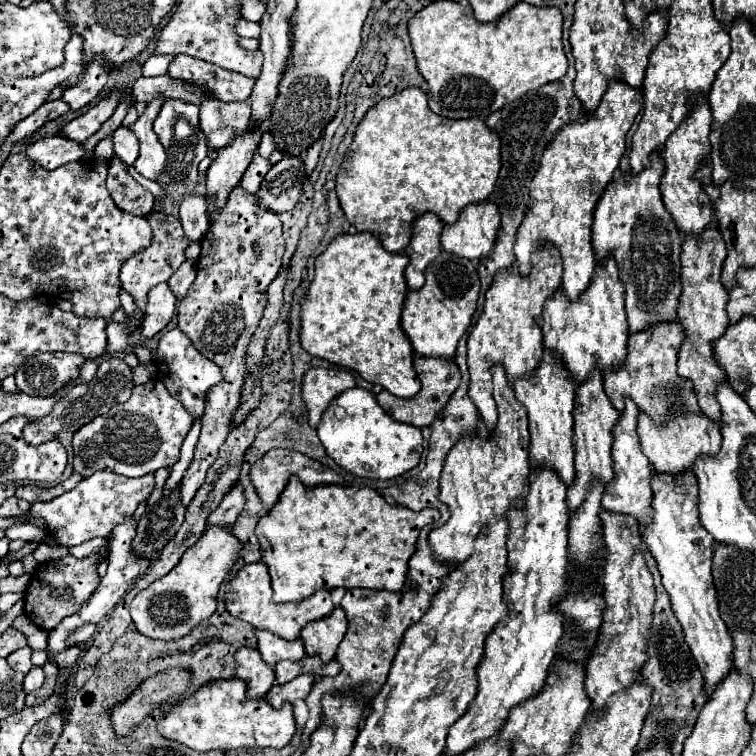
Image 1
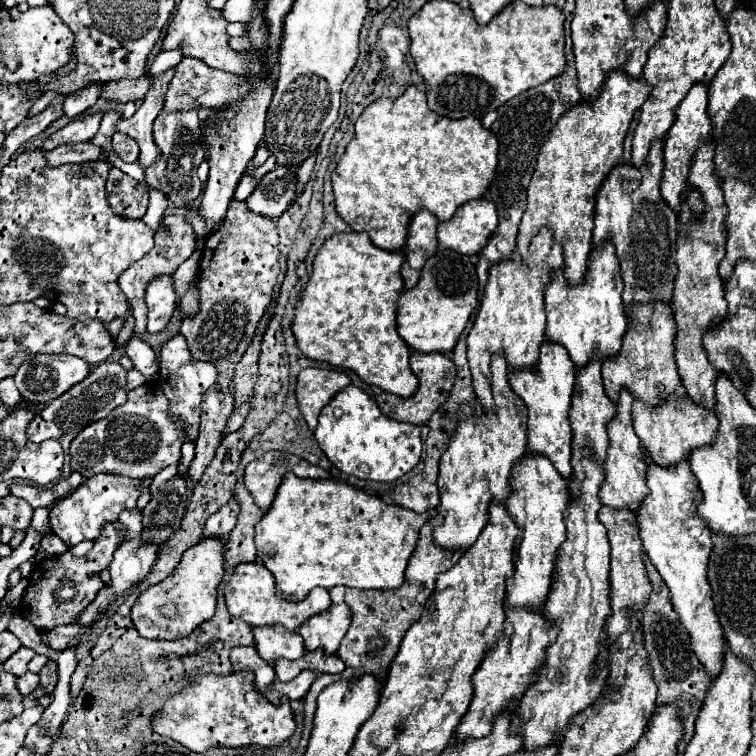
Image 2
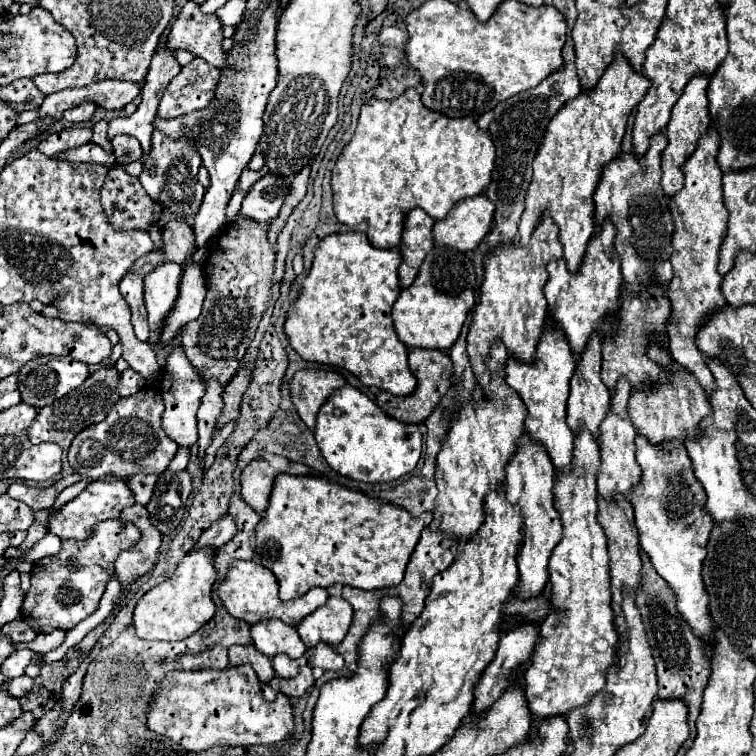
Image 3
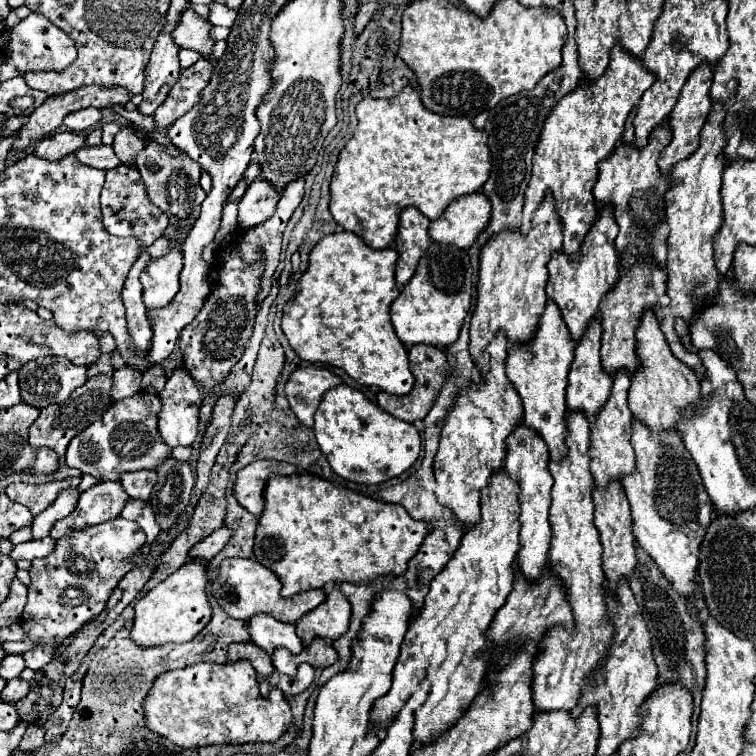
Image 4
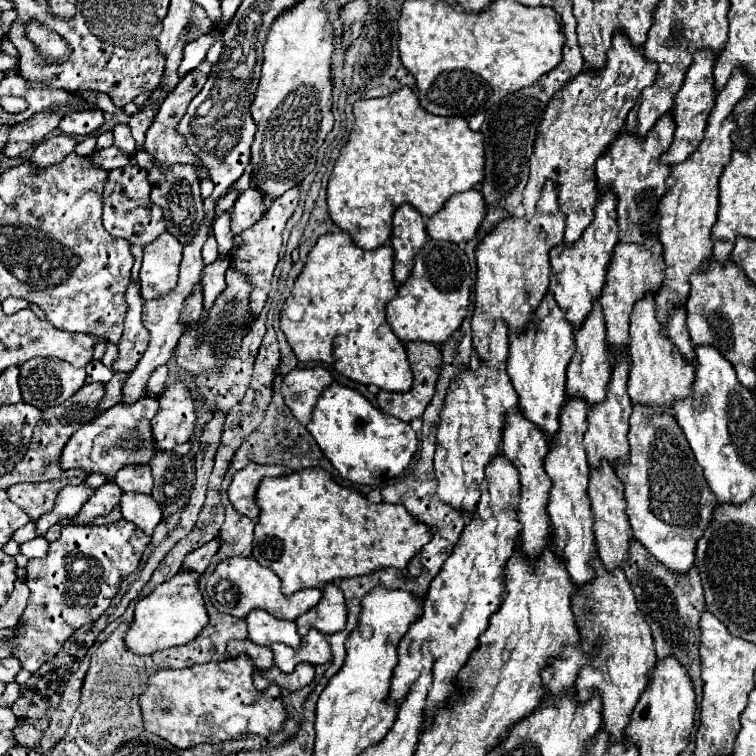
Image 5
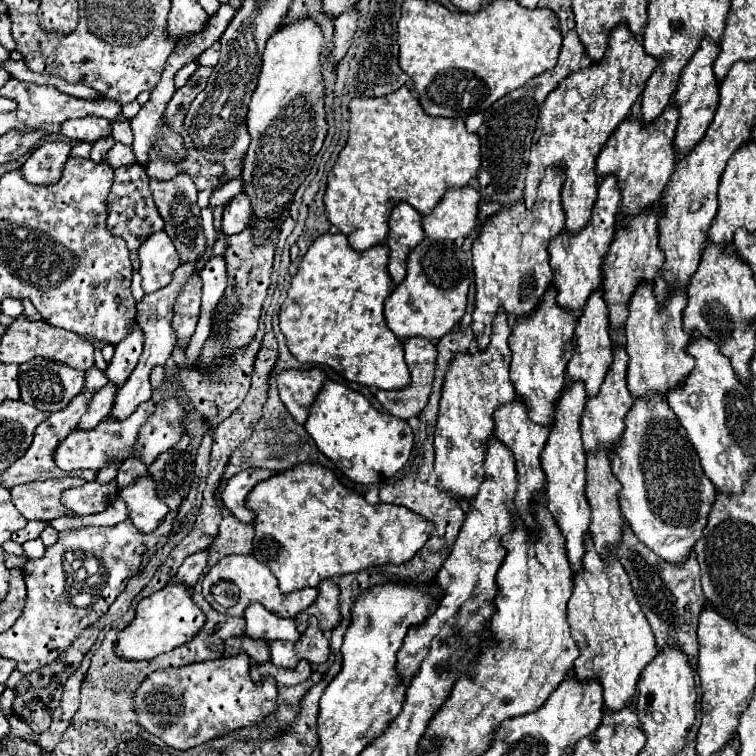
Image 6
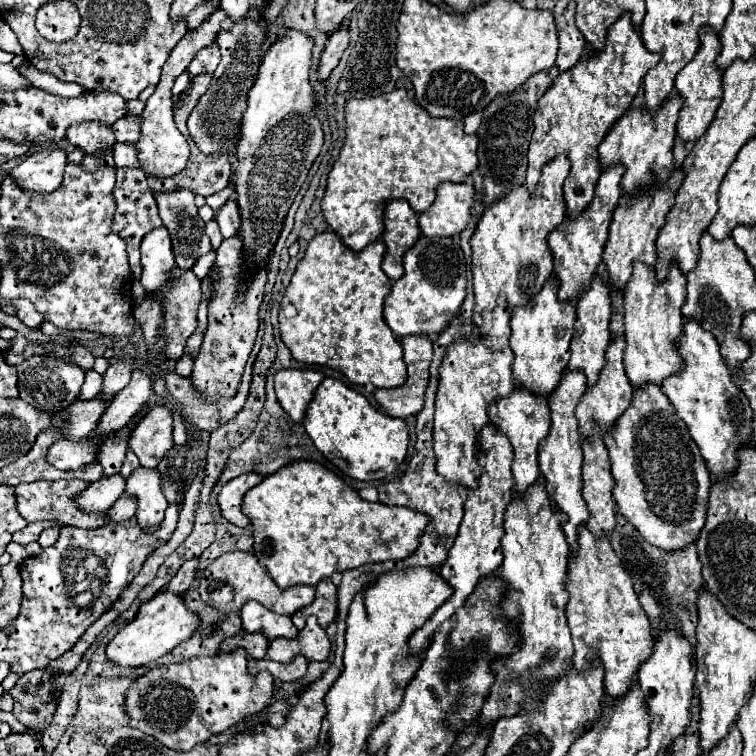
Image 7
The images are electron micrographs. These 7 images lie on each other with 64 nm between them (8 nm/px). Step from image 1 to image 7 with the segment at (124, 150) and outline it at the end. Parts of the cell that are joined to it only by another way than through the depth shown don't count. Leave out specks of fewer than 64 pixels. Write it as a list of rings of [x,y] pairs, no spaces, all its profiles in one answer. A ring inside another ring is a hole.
[[[124,116],[116,124],[112,124],[112,130],[116,134],[116,142],[134,144],[138,140],[138,120],[140,116]]]

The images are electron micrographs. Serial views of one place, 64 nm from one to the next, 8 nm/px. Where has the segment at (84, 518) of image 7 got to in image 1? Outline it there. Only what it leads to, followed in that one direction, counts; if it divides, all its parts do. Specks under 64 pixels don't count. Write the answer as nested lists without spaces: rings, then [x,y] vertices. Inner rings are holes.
[[[72,472],[70,478],[66,478],[66,480],[60,482],[60,484],[54,484],[54,486],[50,486],[50,488],[42,488],[42,486],[36,486],[36,484],[18,486],[18,488],[16,488],[16,496],[18,496],[18,498],[24,498],[24,500],[28,500],[28,502],[52,500],[52,498],[56,498],[56,496],[72,490],[80,480],[82,480],[82,478],[80,478],[76,472]]]

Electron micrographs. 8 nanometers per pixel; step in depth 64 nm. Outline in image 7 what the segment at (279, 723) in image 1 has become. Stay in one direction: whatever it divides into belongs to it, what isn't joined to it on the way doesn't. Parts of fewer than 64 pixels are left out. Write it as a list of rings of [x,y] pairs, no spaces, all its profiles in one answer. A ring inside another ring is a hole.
[[[238,648],[232,654],[198,656],[148,670],[130,686],[126,710],[132,728],[152,734],[166,748],[190,750],[210,736],[268,708],[272,692],[274,678],[268,672],[250,676],[246,670],[246,652]]]

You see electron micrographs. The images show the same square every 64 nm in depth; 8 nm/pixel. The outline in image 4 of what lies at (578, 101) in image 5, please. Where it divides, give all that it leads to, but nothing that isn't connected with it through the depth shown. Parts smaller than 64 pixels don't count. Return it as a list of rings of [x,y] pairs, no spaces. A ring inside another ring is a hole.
[[[614,46],[606,72],[594,82],[582,80],[574,92],[566,94],[564,100],[556,104],[552,114],[546,118],[540,142],[536,146],[520,234],[528,234],[532,214],[542,204],[546,192],[552,192],[554,206],[562,222],[564,252],[570,258],[578,258],[582,242],[598,216],[598,206],[592,196],[592,188],[598,180],[598,164],[614,152],[618,140],[622,138],[624,122],[630,110],[638,104],[642,92],[650,84],[654,84],[654,74],[648,72],[640,60],[622,50],[622,46]]]

